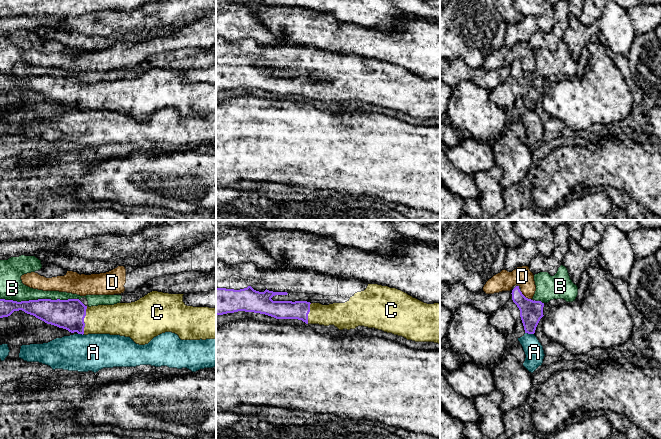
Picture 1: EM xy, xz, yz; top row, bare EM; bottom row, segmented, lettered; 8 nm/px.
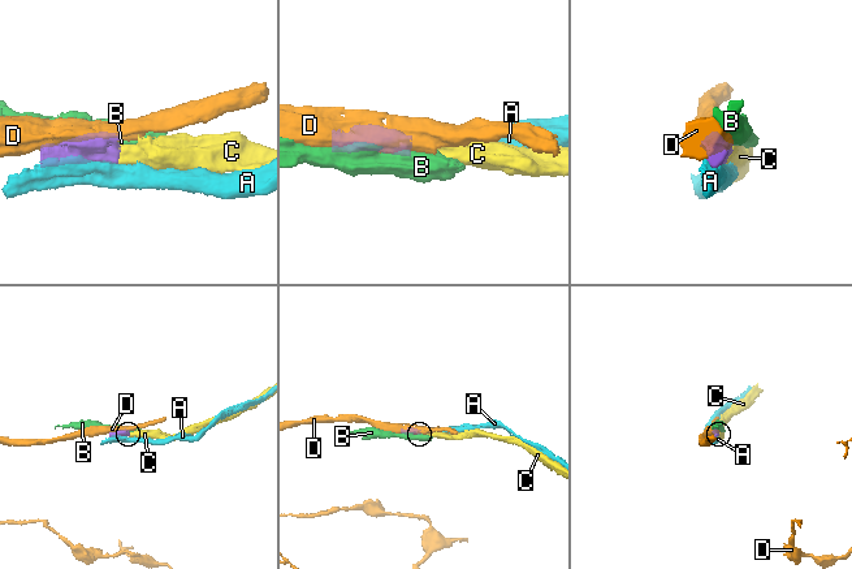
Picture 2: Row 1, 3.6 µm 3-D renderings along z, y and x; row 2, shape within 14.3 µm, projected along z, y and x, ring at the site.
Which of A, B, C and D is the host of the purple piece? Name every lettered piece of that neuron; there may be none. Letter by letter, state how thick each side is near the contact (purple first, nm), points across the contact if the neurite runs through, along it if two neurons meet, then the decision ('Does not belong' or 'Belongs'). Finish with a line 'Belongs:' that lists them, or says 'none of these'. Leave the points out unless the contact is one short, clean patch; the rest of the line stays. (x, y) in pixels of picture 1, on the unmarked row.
A: Thickness 180 nm (purple) against 150 nm. Does not belong
B: Thickness 240 nm (purple) against 190 nm. Does not belong
C: Thickness 240 nm (purple) against 240 nm. Path across: xy (69, 90), (83, 96), (114, 95). Belongs
D: Thickness 180 nm (purple) against 160 nm. Does not belong
Belongs: C

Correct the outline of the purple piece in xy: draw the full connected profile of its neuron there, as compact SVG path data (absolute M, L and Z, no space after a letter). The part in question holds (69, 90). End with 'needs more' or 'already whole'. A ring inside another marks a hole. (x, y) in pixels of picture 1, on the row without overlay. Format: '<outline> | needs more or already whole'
M152 67L135 78L91 83L85 82L79 75L38 75L21 78L0 75L0 94L8 93L14 87L22 86L47 100L66 105L71 109L120 111L130 113L139 121L148 120L154 113L165 108L175 109L181 116L216 115L216 84L187 82L183 78L183 71Z | needs more

